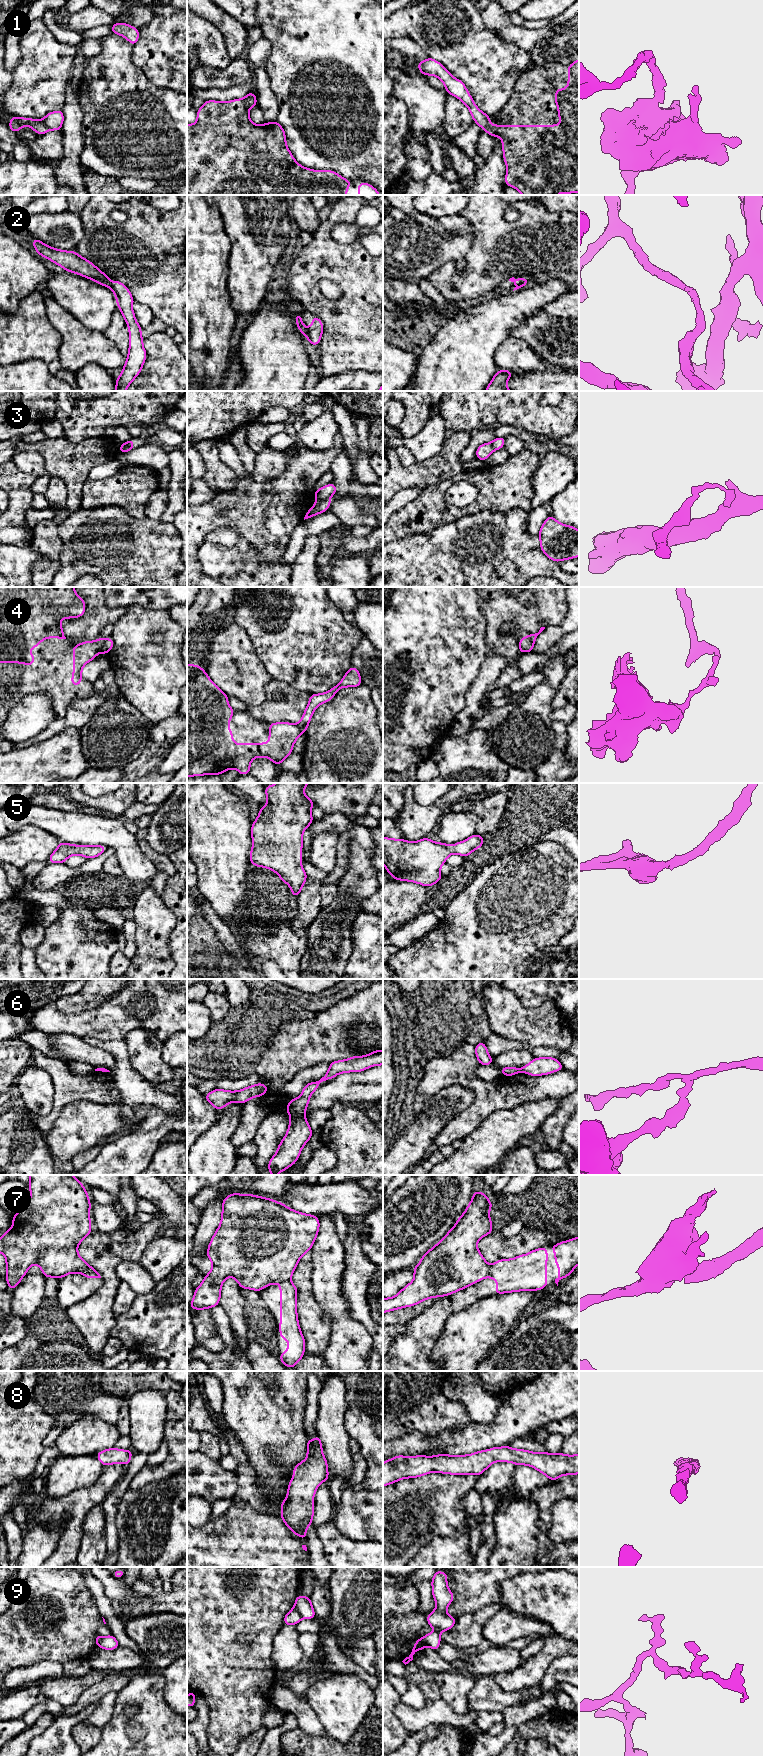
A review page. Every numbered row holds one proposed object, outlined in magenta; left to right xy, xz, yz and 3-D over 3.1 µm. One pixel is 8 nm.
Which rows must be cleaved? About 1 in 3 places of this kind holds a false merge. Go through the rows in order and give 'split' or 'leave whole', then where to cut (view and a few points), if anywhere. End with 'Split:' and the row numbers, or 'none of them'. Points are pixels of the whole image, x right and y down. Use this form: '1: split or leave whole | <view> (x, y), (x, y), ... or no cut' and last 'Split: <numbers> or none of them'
1: split | xy (42, 119), (48, 129)
2: leave whole | no cut
3: split | xz (328, 498), (316, 503)
4: split | xy (105, 640), (100, 651)
5: leave whole | no cut
6: split | xz (301, 1115), (291, 1118)
7: split | yz (490, 1266), (486, 1276)
8: leave whole | no cut
9: split | xz (293, 1608), (302, 1617)
Split: 1, 3, 4, 6, 7, 9

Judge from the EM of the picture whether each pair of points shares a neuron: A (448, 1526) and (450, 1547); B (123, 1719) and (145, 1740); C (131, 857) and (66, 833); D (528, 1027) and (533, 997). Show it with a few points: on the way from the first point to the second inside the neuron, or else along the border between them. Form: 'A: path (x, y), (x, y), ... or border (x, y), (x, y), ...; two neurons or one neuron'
A: border (469, 1531), (457, 1536), (436, 1536), (427, 1544); two neurons
B: path (128, 1724), (140, 1736); one neuron
C: path (115, 841), (107, 833), (82, 833); one neuron
D: border (513, 992), (526, 1007), (554, 1002); two neurons

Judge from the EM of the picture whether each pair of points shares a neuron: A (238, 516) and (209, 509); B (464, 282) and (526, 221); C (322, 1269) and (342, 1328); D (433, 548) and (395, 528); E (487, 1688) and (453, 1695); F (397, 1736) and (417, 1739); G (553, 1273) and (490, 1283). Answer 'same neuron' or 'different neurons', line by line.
A: same neuron
B: same neuron
C: same neuron
D: different neurons
E: different neurons
F: different neurons
G: same neuron

